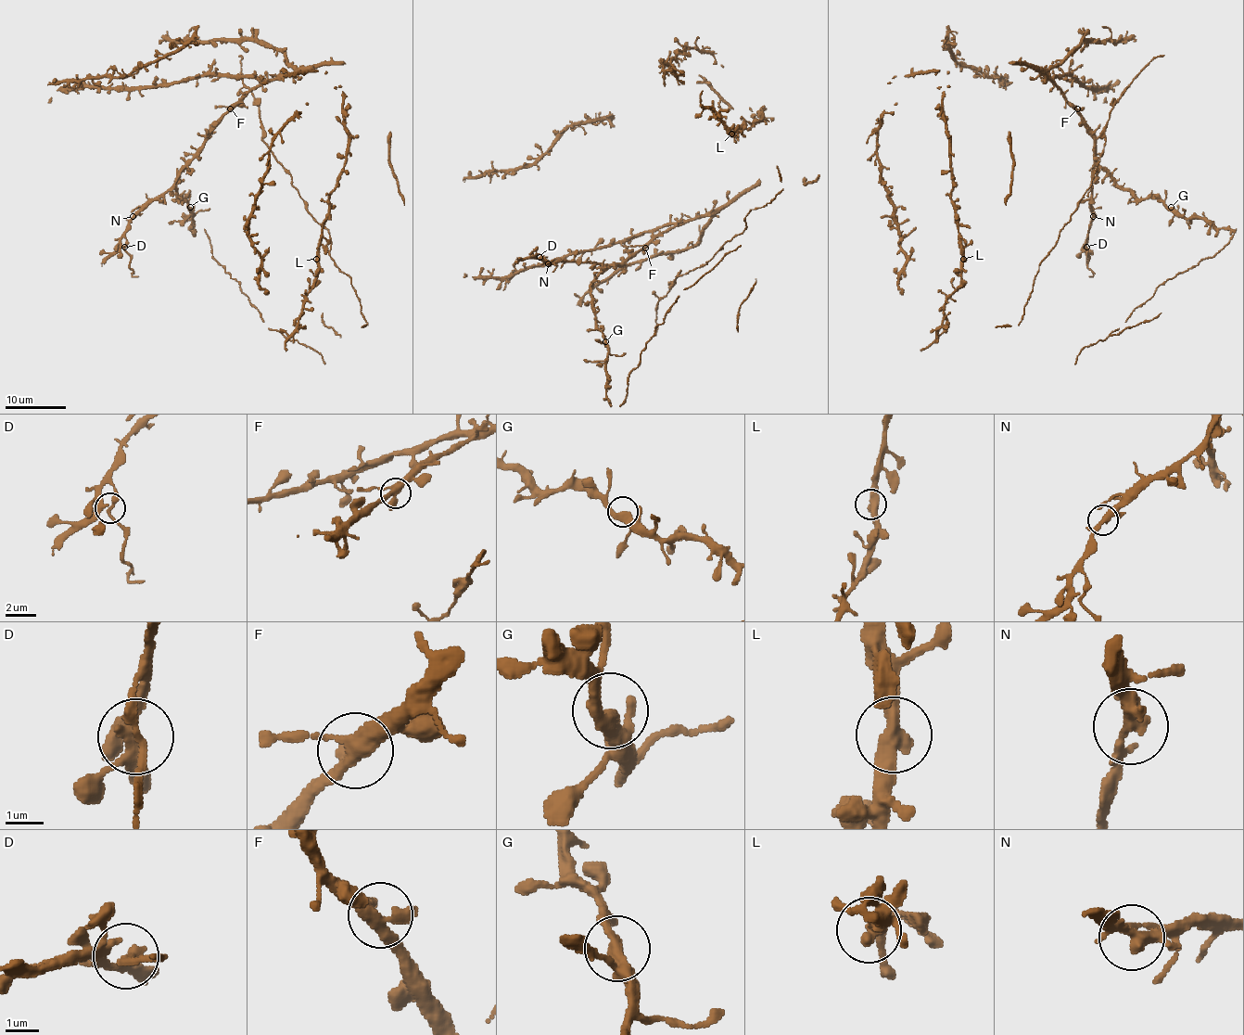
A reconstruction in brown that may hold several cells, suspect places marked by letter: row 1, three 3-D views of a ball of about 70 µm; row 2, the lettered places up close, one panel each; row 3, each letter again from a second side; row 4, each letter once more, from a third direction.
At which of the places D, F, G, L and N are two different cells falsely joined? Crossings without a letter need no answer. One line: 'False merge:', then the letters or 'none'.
False merge: D

